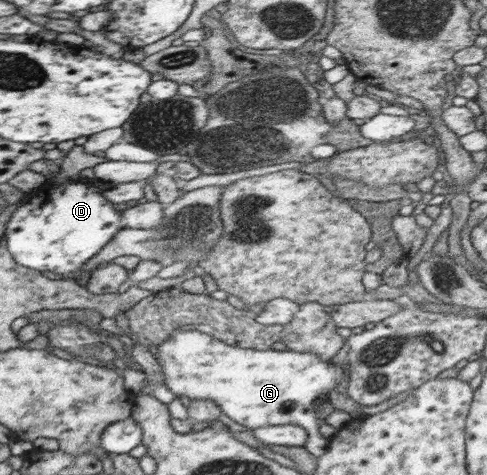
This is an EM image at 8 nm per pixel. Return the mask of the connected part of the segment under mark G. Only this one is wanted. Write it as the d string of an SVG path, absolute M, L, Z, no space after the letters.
M195 327L179 328L157 348L156 360L164 373L165 386L176 398L185 396L190 400L213 401L220 406L225 415L249 429L271 425L299 425L307 430L308 441L305 448L315 457L323 455L328 449L328 440L321 437L320 418L315 410L316 403L345 379L345 371L331 363L331 359L321 361L319 355L311 351L281 349L281 345L269 350L253 350L224 344L214 336L202 333Z

